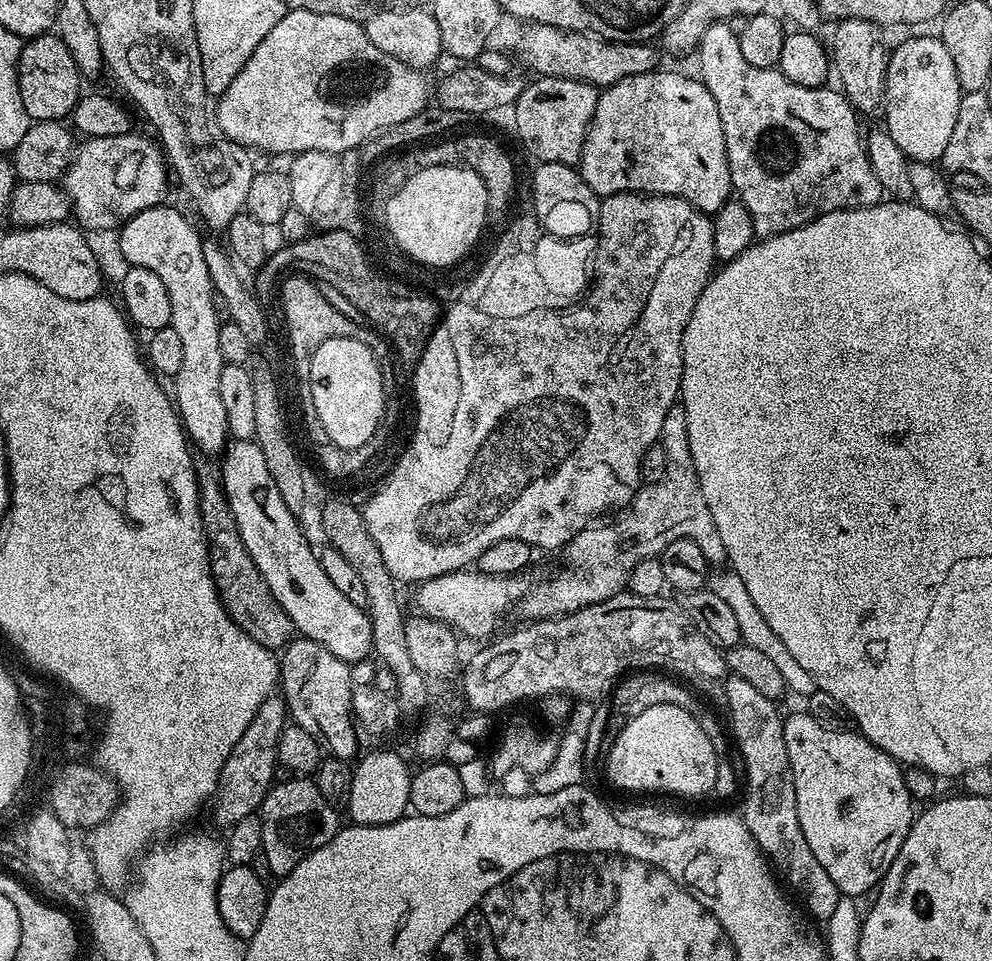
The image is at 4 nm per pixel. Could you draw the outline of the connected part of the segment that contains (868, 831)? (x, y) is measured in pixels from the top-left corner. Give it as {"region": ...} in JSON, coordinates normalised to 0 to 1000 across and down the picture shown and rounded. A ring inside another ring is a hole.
{"region":[[[810,739],[800,742],[799,745],[796,743],[790,745],[790,763],[792,764],[792,785],[796,785],[796,801],[800,805],[800,830],[804,841],[804,856],[811,869],[814,879],[820,886],[821,893],[825,893],[826,900],[837,909],[838,917],[852,933],[867,934],[870,928],[878,929],[891,915],[893,905],[897,905],[897,897],[901,897],[905,884],[909,884],[909,876],[913,868],[919,863],[921,834],[913,822],[908,796],[899,788],[894,787],[888,778],[881,776],[872,766],[867,765],[866,761],[833,760],[833,755],[825,755],[825,751],[821,751],[821,747]]]}

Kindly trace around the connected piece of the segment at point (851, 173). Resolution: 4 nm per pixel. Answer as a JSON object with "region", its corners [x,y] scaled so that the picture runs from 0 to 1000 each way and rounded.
{"region":[[[723,23],[714,28],[712,35],[708,35],[706,49],[701,55],[700,61],[706,66],[704,81],[710,86],[712,94],[716,94],[716,102],[720,102],[720,110],[724,110],[724,123],[728,123],[728,139],[732,144],[732,164],[736,173],[738,195],[741,203],[750,211],[752,219],[760,227],[760,239],[763,247],[773,248],[795,241],[808,236],[809,233],[816,233],[818,229],[823,229],[829,223],[837,223],[850,216],[876,216],[888,211],[887,190],[885,185],[881,185],[881,177],[875,168],[875,155],[869,145],[869,137],[867,142],[867,129],[863,126],[865,118],[849,95],[843,92],[841,94],[839,89],[830,92],[804,89],[793,83],[787,77],[785,70],[765,71],[764,69],[756,69],[756,65],[752,65],[752,60],[748,60],[748,52],[744,48],[744,36],[736,31],[736,27],[732,23]]]}

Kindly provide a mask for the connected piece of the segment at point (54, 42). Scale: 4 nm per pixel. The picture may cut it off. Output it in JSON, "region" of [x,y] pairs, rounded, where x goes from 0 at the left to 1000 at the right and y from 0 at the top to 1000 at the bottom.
{"region":[[[55,35],[33,37],[21,49],[16,80],[18,94],[22,98],[22,110],[26,114],[29,126],[32,127],[68,126],[83,99],[83,93],[81,93],[83,80],[79,69],[71,52],[67,52],[67,44],[63,44]]]}

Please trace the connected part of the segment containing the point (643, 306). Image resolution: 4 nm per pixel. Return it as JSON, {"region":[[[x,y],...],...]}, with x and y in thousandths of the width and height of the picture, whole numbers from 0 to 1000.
{"region":[[[624,200],[618,204],[611,204],[605,208],[605,228],[603,230],[603,245],[601,258],[601,282],[603,283],[603,293],[601,294],[601,305],[594,312],[590,322],[586,325],[578,326],[577,329],[528,329],[528,333],[492,333],[492,329],[480,329],[480,325],[464,325],[464,320],[451,322],[450,328],[443,336],[443,344],[435,354],[434,361],[431,362],[430,370],[427,370],[426,382],[423,383],[421,392],[422,410],[423,410],[423,448],[419,454],[415,467],[407,475],[406,482],[399,488],[399,494],[392,499],[386,496],[384,508],[376,514],[371,520],[371,525],[366,525],[365,534],[367,536],[368,547],[371,548],[372,556],[376,560],[377,565],[381,568],[382,575],[389,587],[389,592],[393,595],[396,602],[404,609],[416,608],[422,610],[427,605],[445,599],[451,595],[462,595],[471,592],[473,589],[479,588],[480,582],[486,576],[486,572],[490,572],[490,568],[495,568],[497,564],[503,564],[506,560],[526,560],[526,564],[536,567],[537,571],[544,570],[560,570],[564,571],[570,565],[572,556],[580,555],[582,552],[596,546],[608,533],[620,534],[622,531],[628,530],[630,527],[636,525],[637,517],[641,515],[646,507],[645,482],[647,481],[647,472],[651,472],[651,468],[655,468],[655,464],[662,461],[665,457],[665,448],[667,447],[667,439],[671,435],[671,430],[675,427],[675,422],[679,422],[685,414],[685,399],[688,398],[688,352],[692,343],[692,335],[696,335],[696,331],[700,327],[700,318],[704,314],[706,304],[713,298],[716,288],[719,286],[720,278],[723,274],[720,264],[720,239],[718,238],[717,228],[711,222],[703,221],[702,215],[696,210],[692,210],[682,204],[658,204],[656,202],[646,202],[643,200]]]}

